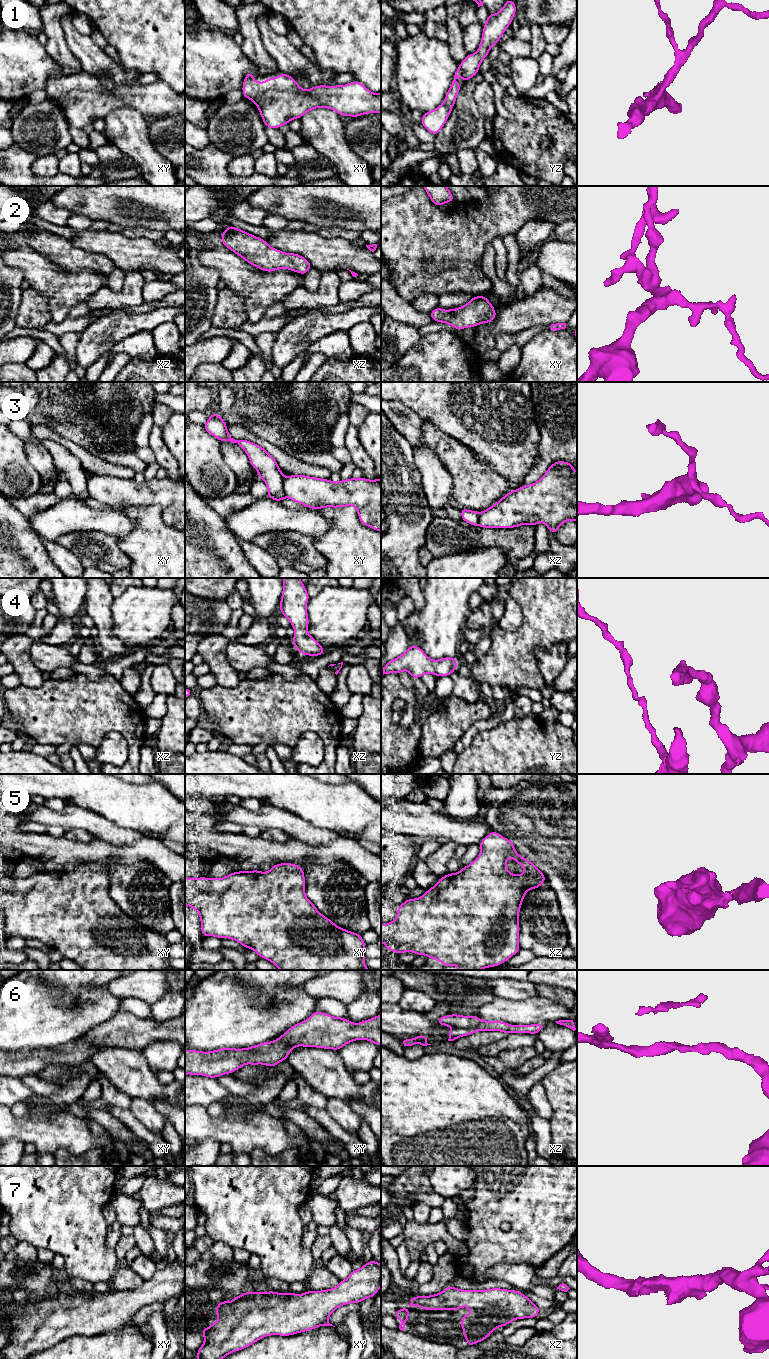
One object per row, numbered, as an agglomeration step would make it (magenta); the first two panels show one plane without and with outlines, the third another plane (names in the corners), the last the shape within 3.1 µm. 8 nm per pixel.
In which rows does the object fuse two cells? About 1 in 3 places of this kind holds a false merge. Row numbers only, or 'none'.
3

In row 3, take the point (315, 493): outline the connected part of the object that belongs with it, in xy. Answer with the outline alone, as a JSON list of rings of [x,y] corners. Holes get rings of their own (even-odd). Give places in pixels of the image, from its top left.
[[[307,475],[284,477],[286,497],[311,509],[354,506],[362,524],[381,532],[381,479],[353,477],[339,482]]]

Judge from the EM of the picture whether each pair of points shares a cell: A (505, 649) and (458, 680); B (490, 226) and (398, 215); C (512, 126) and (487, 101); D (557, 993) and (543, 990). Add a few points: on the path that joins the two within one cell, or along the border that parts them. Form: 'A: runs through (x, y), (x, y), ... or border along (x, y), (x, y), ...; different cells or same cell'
A: border along (471, 675), (479, 685); different cells
B: runs through (467, 226), (421, 226); same cell
C: border along (496, 115), (492, 118); different cells
D: runs through (554, 993), (546, 991); same cell

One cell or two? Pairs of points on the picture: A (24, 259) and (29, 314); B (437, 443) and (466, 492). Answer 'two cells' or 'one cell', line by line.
A: two cells
B: one cell

